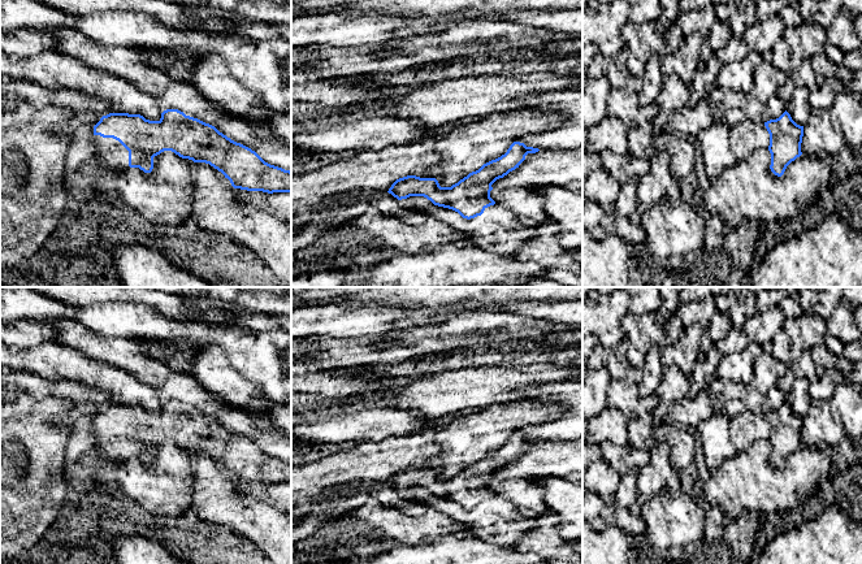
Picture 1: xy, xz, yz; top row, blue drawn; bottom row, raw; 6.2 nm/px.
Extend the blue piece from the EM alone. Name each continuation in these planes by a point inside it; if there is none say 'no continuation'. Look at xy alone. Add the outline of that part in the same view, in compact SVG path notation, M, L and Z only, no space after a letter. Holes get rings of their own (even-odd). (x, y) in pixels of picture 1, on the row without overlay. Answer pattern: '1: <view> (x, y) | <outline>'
1: xy (109, 442) | M95 426L95 448L107 457L125 461L129 457L129 442L113 429Z

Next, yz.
no continuation

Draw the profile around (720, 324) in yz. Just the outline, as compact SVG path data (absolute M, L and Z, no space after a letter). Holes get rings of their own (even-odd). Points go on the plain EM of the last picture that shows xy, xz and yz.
M715 312L710 325L707 326L709 335L715 343L716 340L724 338L729 330L733 327L733 322L727 313Z

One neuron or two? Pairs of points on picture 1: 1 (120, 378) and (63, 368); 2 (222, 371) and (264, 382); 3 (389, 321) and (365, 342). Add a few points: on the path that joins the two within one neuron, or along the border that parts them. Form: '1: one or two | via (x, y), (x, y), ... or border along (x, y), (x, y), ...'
1: one | via (105, 377), (77, 368)
2: two | border along (225, 352), (229, 363), (255, 382), (267, 397)
3: two | border along (378, 335), (343, 338)

